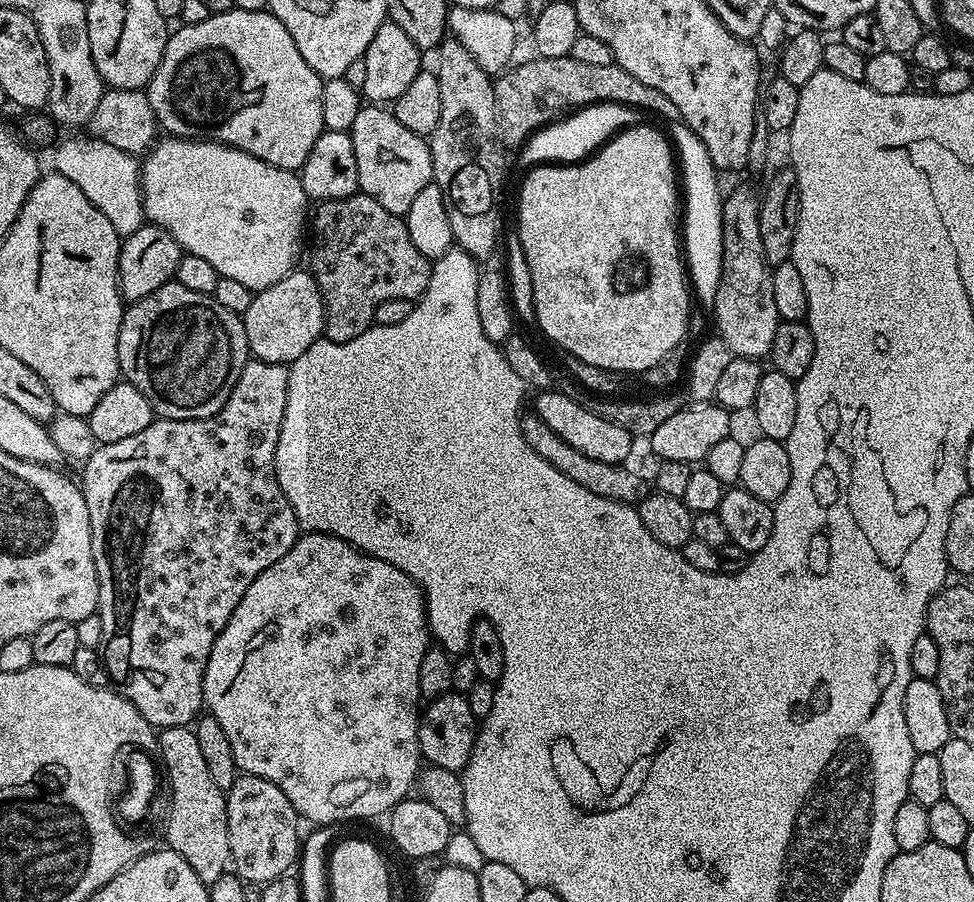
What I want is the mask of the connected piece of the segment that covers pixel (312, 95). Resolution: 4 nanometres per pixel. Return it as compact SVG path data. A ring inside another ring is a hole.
M233 6L228 12L210 14L206 22L186 24L176 29L169 35L166 50L162 54L162 62L158 62L158 70L146 85L148 101L156 115L157 125L169 136L183 136L185 140L216 140L220 144L229 144L246 154L254 154L262 162L270 162L270 166L299 170L303 168L310 150L314 150L314 142L325 132L324 119L322 118L322 90L324 80L310 66L306 66L306 58L298 54L298 46L294 46L294 38L286 34L286 26L278 22L278 18L271 11L251 12Z

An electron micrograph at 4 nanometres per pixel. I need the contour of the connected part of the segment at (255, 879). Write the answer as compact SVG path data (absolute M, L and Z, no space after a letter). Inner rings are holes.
M237 775L234 786L226 792L226 830L230 834L230 864L243 881L266 885L297 863L302 832L296 829L298 817L290 798L266 782L266 778Z

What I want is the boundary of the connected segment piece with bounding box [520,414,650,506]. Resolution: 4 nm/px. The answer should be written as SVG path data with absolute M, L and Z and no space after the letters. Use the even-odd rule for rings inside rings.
M535 414L525 415L520 422L520 429L524 431L524 437L529 446L534 450L534 454L539 454L541 458L546 458L554 470L562 470L566 478L578 482L578 486L590 490L590 494L598 494L598 498L610 498L610 502L622 502L633 506L639 505L645 496L649 495L650 484L643 480L634 469L628 468L627 463L611 464L610 462L597 462L594 458L586 458L586 454L581 454L574 450L574 446L562 442L546 422L542 422Z

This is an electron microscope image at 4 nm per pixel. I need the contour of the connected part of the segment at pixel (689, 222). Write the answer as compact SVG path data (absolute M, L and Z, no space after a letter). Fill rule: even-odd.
M683 122L671 125L670 140L678 157L678 172L682 177L682 252L686 257L686 272L690 277L690 288L698 299L704 303L704 308L711 310L714 306L714 294L718 294L718 278L722 278L722 191L716 181L718 169L712 165L710 154L706 154L706 146L687 128Z

